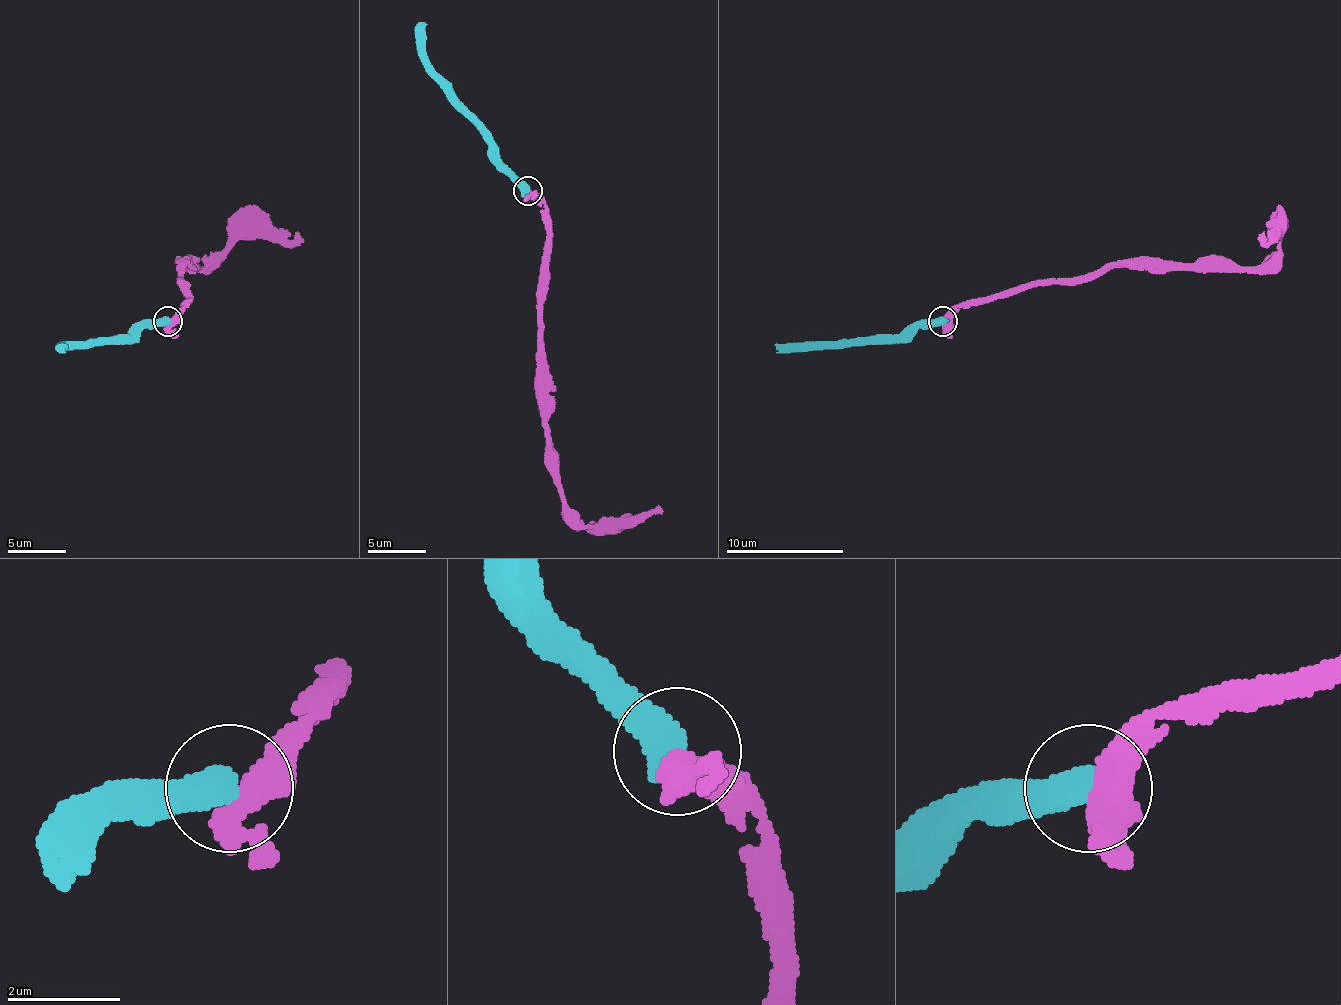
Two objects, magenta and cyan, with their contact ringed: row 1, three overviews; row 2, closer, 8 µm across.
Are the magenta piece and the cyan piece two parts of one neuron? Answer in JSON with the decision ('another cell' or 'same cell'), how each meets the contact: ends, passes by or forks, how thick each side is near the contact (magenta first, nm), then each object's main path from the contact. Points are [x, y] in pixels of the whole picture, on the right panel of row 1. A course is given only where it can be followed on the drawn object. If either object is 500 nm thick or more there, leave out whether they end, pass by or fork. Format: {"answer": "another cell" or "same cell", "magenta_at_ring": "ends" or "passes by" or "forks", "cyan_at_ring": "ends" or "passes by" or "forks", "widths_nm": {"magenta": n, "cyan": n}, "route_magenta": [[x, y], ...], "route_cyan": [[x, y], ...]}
{"answer": "another cell", "widths_nm": {"magenta": 480, "cyan": 600}, "route_magenta": [[942, 323], [963, 306], [1033, 285], [1086, 282], [1113, 265], [1260, 267], [1277, 250], [1277, 238], [1260, 238]], "route_cyan": [[942, 320], [924, 320], [907, 335], [880, 335], [821, 344], [774, 344]]}

